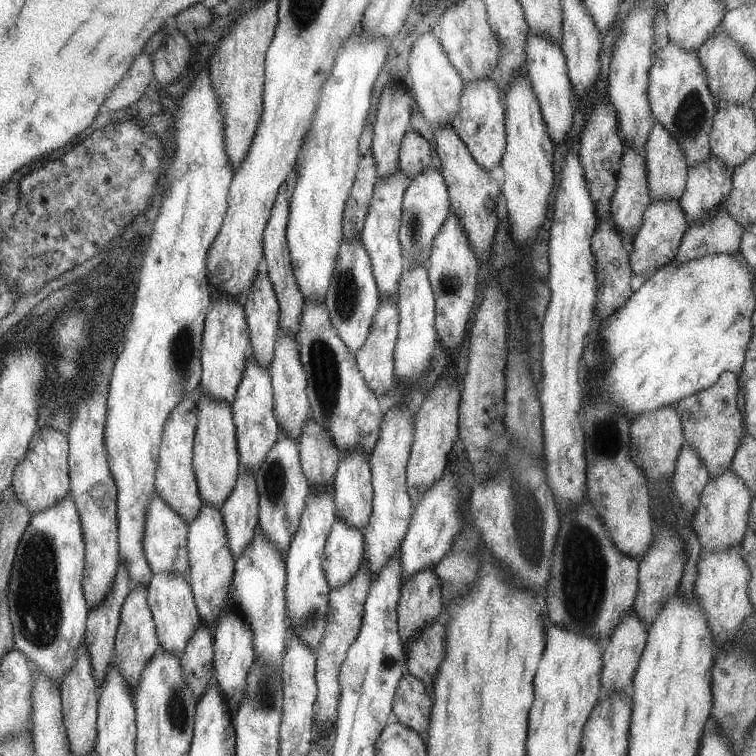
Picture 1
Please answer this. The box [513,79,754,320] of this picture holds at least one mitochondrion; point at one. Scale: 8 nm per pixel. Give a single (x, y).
(690, 115)

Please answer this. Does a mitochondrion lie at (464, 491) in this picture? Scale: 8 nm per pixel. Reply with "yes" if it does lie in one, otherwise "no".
no

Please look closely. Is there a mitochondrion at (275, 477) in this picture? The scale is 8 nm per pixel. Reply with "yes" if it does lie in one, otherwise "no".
yes

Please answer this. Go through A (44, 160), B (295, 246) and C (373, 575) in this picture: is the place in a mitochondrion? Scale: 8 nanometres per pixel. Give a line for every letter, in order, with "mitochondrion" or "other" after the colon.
A: other
B: other
C: other

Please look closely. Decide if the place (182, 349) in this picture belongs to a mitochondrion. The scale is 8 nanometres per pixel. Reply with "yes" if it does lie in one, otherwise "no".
yes

